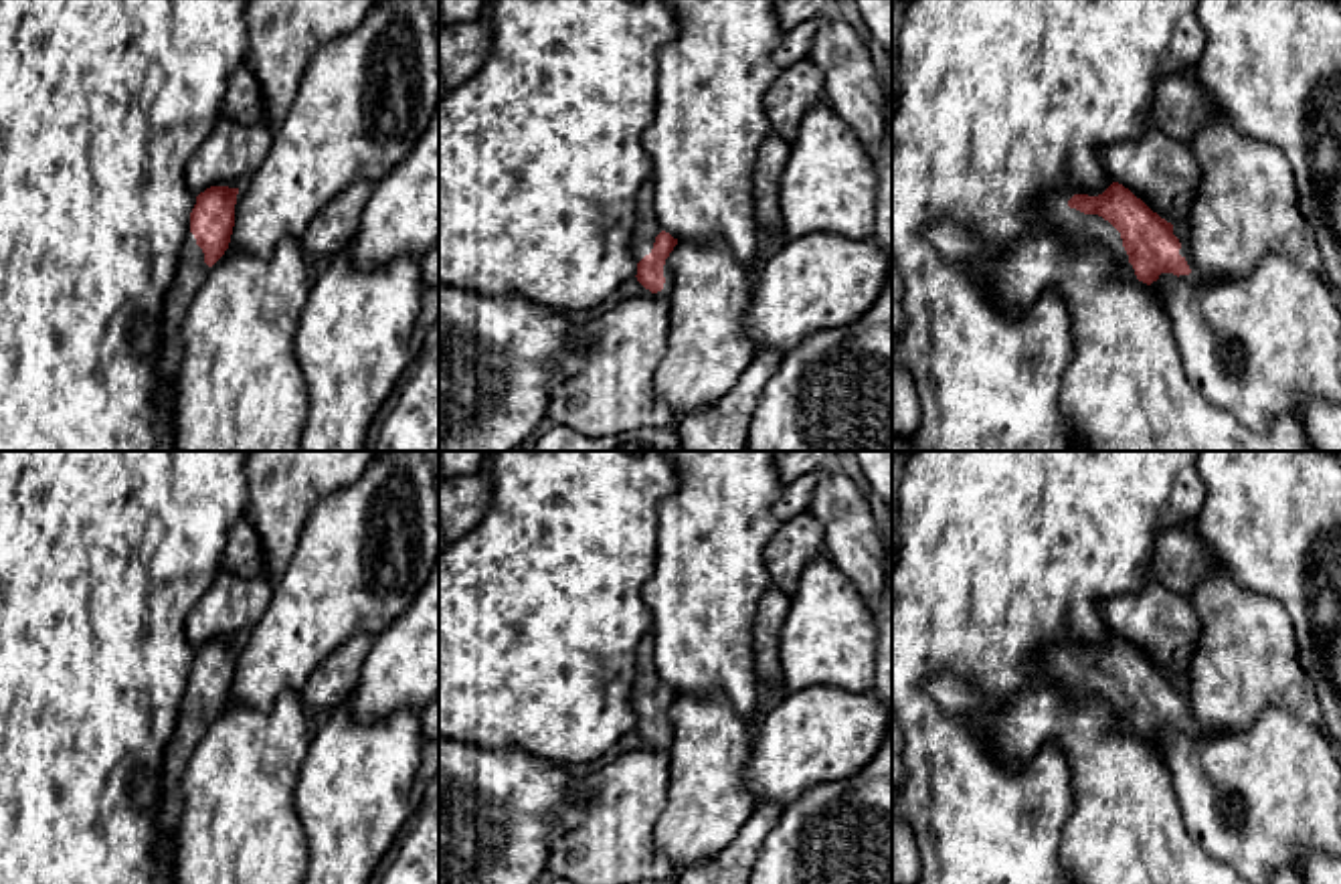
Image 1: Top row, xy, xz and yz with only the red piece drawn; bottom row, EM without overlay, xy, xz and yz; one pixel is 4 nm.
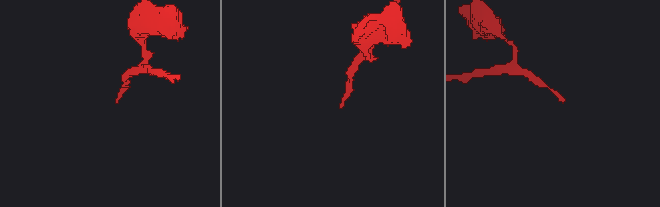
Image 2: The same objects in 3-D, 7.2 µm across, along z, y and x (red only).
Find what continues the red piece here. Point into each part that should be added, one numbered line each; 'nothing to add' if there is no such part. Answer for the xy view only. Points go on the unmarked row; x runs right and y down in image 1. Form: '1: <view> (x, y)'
1: xy (191, 727)

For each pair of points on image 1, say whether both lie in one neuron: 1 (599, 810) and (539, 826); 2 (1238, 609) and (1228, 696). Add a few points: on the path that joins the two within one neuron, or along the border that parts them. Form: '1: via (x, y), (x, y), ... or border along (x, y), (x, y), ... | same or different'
1: border along (579, 781), (569, 800), (581, 818), (551, 848) | different
2: via (1238, 632), (1238, 668), (1234, 674) | same

